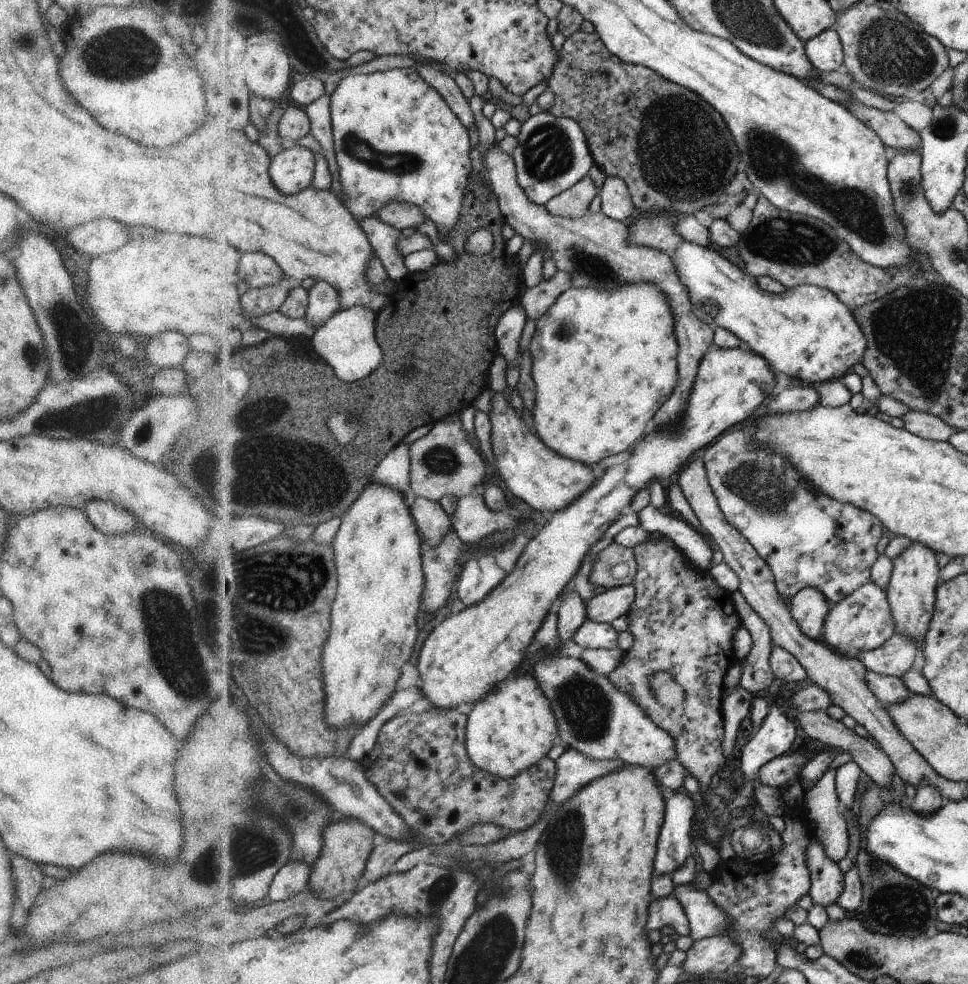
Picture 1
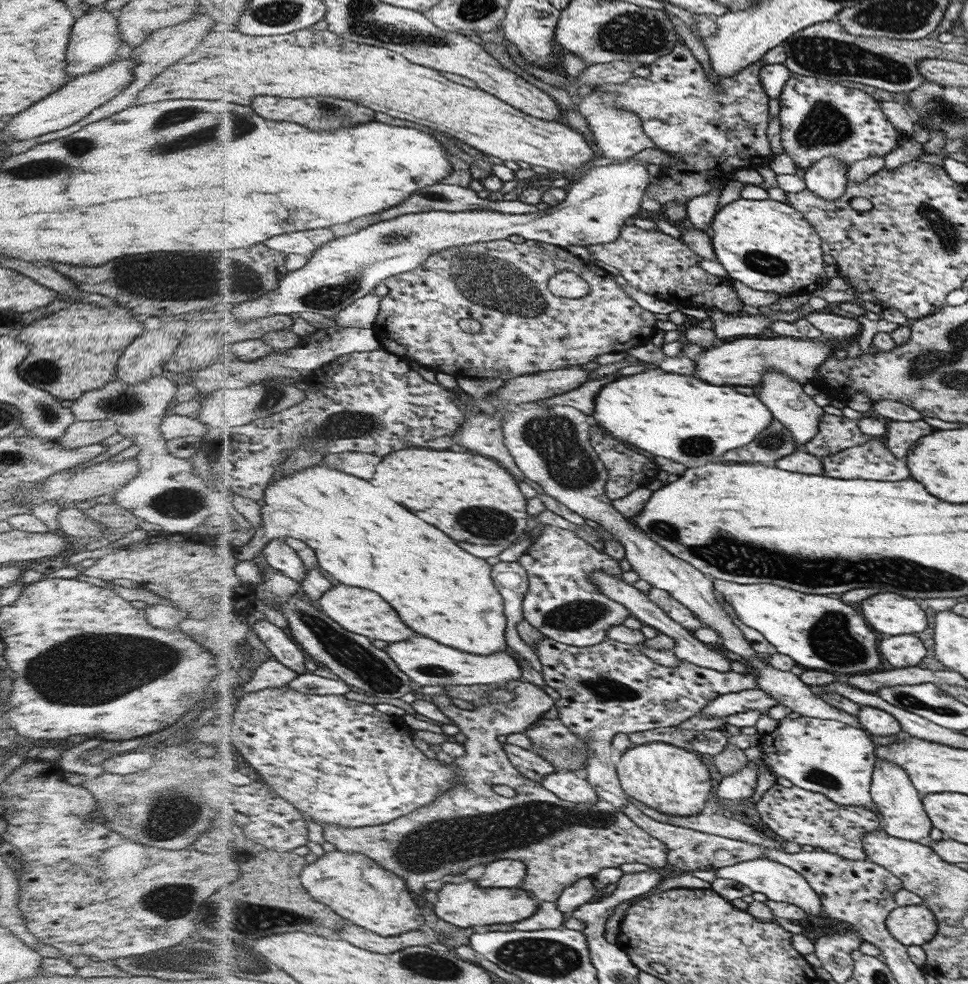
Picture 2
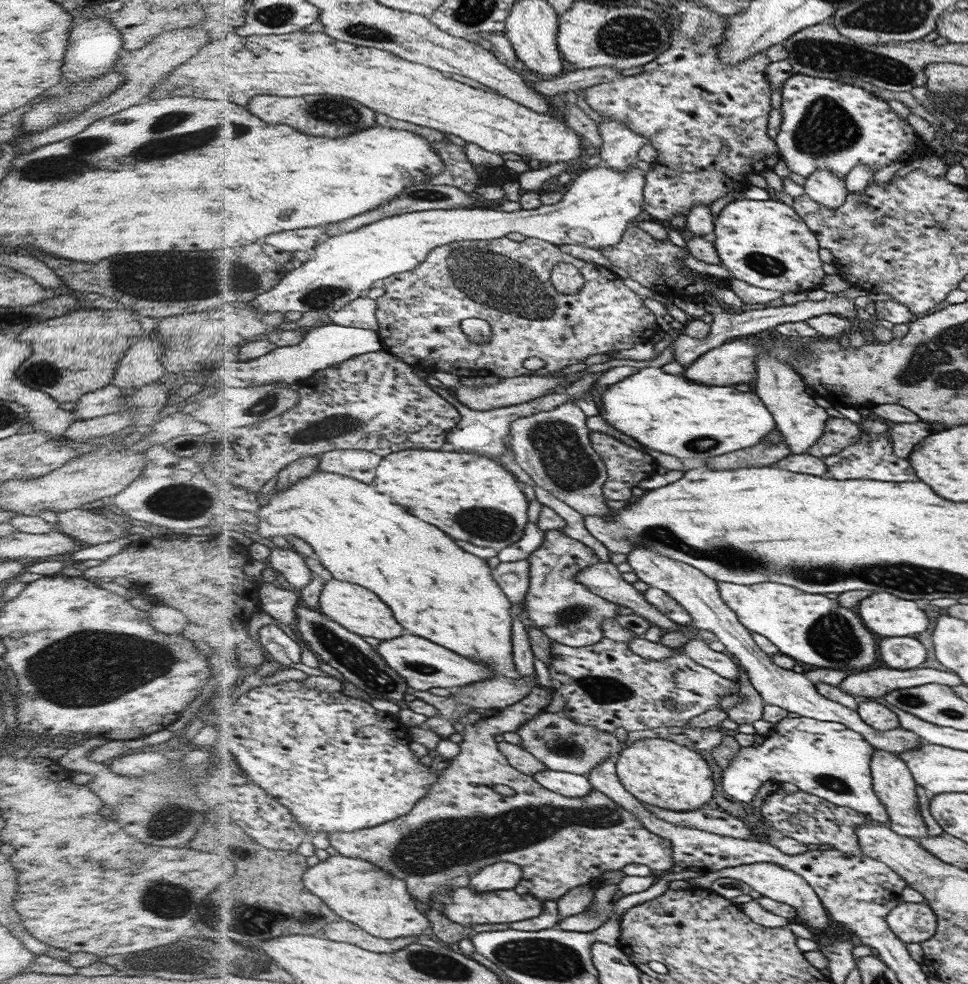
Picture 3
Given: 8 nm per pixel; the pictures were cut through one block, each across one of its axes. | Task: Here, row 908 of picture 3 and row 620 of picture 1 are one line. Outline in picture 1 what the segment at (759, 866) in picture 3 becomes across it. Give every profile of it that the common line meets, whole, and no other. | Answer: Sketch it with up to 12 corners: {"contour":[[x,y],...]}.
{"contour":[[816,588],[790,600],[790,616],[802,634],[821,639],[830,609]]}

